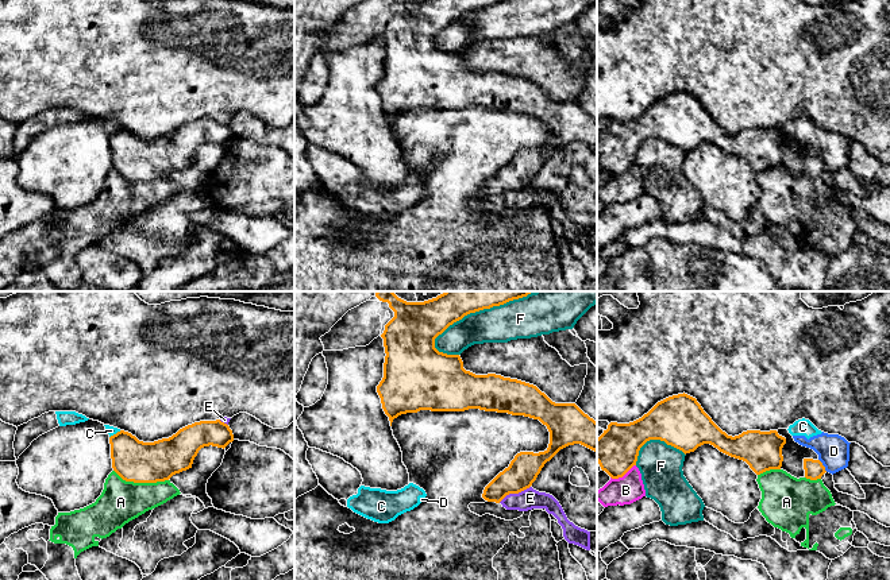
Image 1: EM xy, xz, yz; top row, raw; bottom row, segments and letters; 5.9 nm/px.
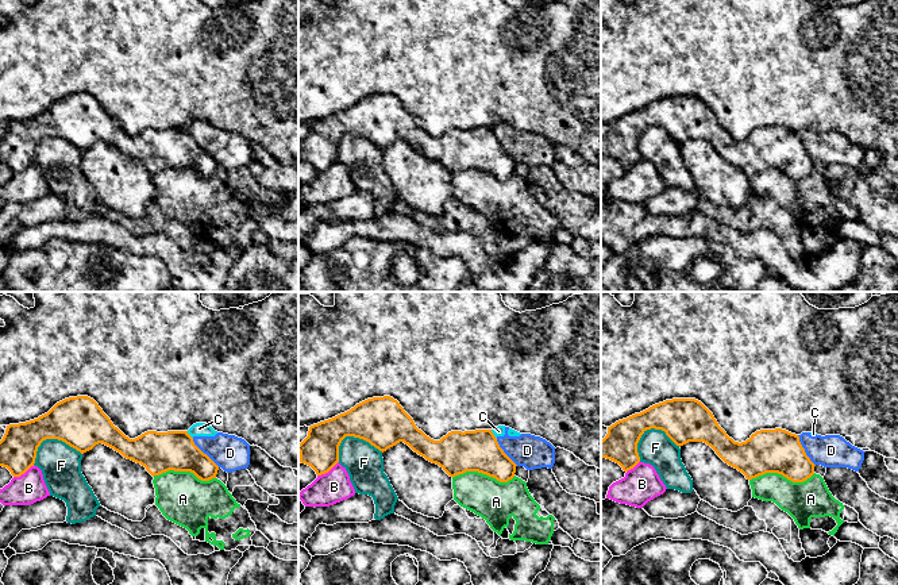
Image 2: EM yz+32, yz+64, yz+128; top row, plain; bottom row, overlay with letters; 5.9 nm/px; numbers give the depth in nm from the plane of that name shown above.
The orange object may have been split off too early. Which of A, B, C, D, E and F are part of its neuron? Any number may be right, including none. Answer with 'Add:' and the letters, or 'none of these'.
Add: none of these

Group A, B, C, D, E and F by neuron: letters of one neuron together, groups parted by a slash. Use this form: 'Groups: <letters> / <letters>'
Groups: A / B / C D / E / F

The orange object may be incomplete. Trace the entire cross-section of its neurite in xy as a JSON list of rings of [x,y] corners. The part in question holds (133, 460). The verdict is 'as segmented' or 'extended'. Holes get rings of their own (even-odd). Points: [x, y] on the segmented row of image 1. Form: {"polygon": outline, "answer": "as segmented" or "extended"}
{"polygon": [[[220,419],[194,422],[154,442],[139,441],[120,430],[109,437],[112,468],[126,482],[165,482],[192,468],[201,448],[224,449],[232,441],[232,430]]], "answer": "as segmented"}

